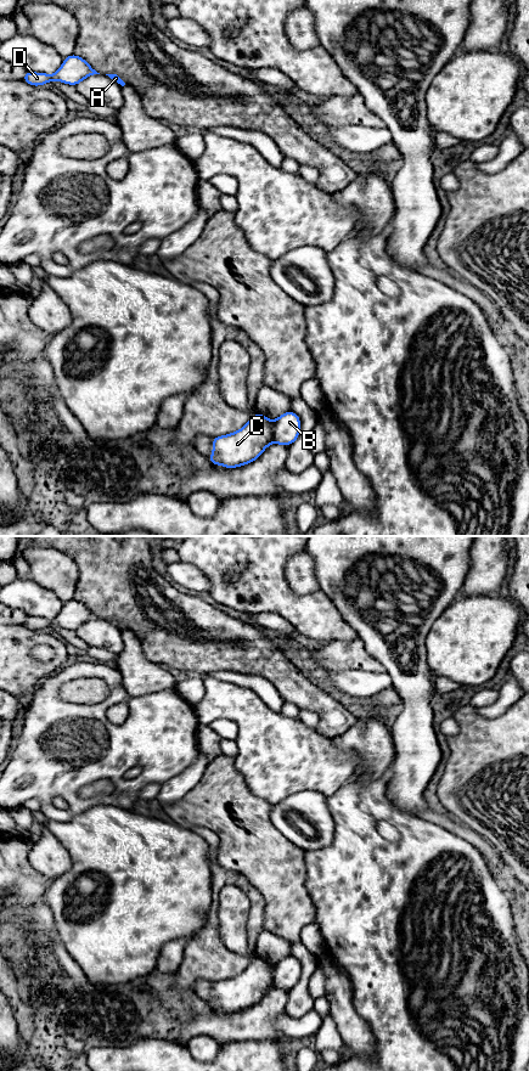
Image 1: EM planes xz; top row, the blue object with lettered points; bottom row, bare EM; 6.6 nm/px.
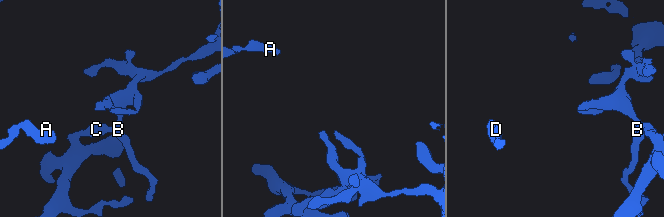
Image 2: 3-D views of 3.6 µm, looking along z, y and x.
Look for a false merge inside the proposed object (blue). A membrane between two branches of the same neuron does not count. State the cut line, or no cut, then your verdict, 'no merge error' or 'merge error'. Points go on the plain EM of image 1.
cut in xz along (270, 969), (274, 976), (274, 985); merge error

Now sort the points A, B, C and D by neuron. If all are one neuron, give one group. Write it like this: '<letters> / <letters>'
A C D / B

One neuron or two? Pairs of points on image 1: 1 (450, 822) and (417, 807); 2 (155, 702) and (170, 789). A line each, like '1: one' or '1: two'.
1: two
2: two

